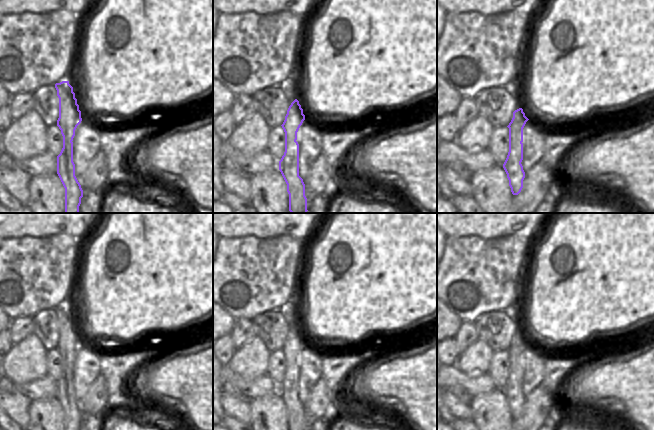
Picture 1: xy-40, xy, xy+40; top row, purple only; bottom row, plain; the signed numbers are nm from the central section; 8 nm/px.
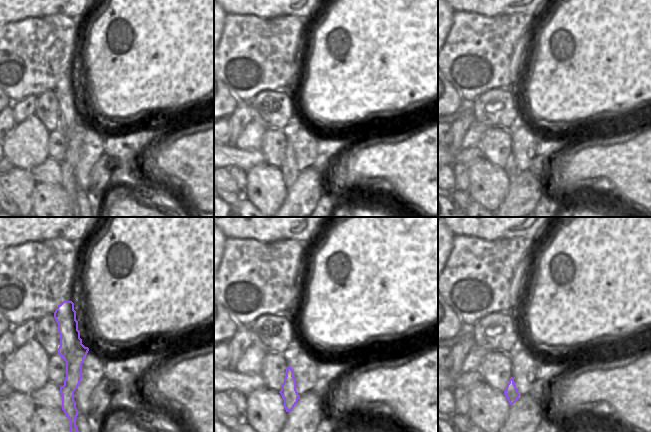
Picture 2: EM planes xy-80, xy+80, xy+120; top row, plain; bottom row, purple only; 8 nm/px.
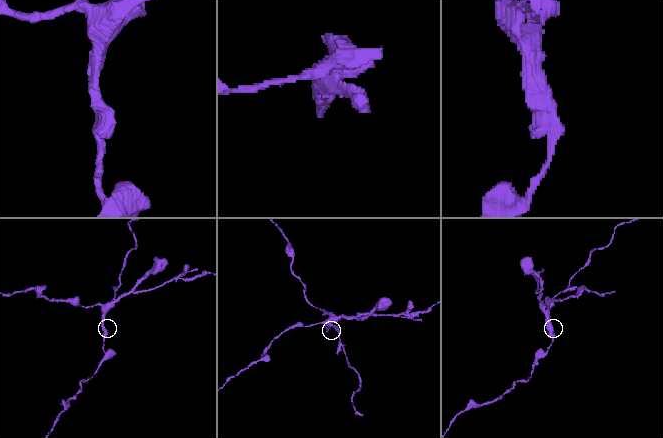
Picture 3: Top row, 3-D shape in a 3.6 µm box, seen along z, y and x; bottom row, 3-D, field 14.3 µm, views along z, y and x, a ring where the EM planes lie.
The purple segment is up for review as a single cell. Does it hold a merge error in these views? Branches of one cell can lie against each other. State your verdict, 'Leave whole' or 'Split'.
Split

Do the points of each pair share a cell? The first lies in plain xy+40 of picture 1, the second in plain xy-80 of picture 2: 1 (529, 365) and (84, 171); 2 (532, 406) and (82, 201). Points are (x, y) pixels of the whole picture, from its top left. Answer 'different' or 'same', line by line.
1: same
2: different

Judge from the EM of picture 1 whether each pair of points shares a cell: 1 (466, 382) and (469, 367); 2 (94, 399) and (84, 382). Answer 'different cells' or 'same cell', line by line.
1: different cells
2: different cells

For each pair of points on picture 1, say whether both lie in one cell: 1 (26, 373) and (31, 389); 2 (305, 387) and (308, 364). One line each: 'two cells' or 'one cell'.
1: two cells
2: one cell

